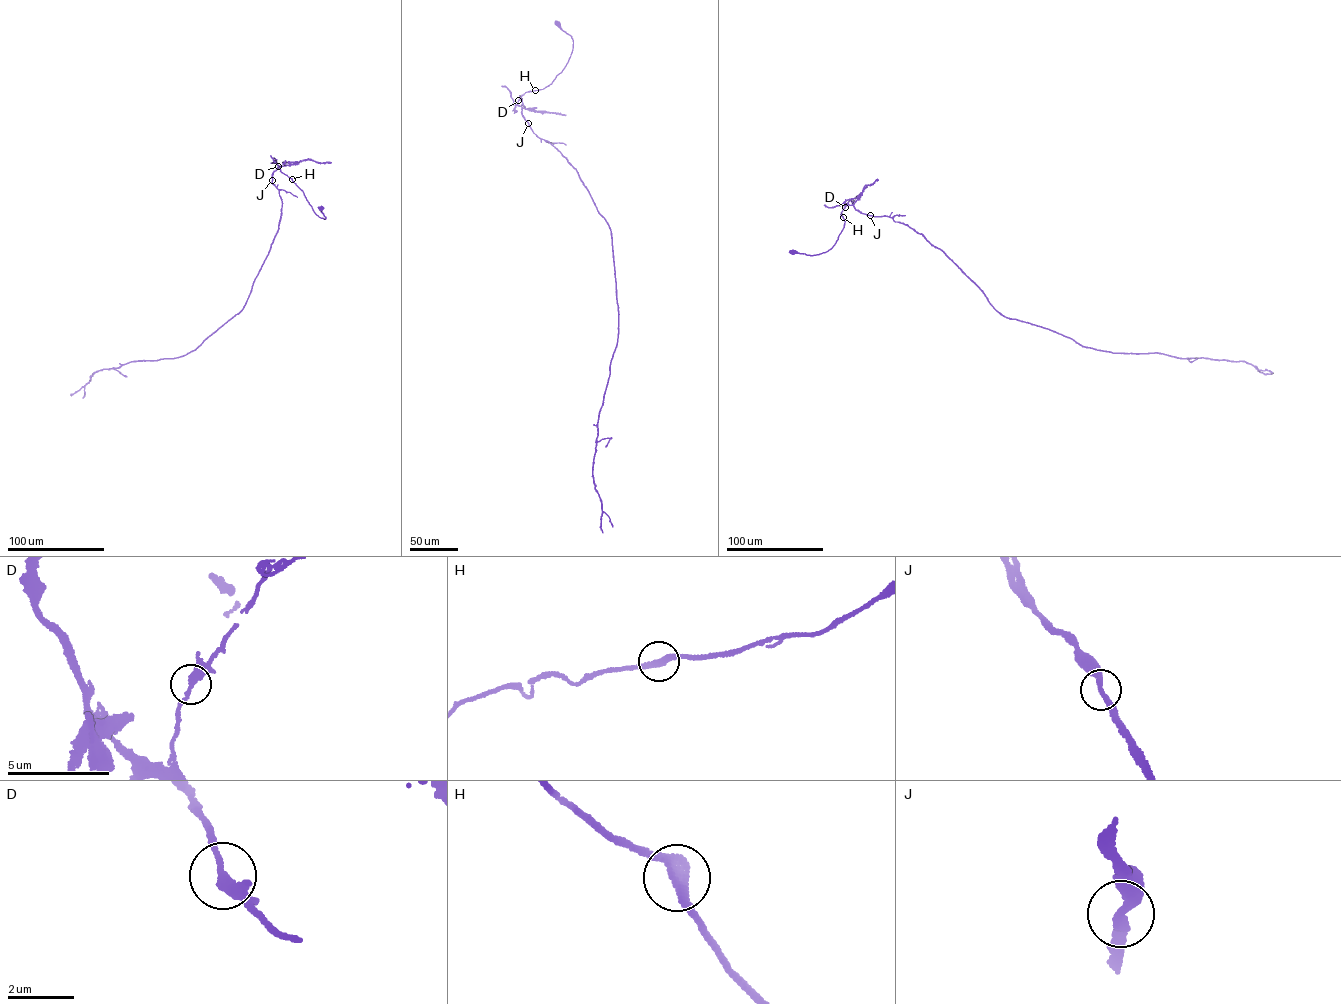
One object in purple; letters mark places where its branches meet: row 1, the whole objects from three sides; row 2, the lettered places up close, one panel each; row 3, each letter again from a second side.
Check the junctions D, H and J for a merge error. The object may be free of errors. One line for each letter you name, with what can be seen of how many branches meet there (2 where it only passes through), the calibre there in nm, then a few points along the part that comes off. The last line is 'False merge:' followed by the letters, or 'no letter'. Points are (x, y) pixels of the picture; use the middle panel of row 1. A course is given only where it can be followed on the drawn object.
False merge: no letter

